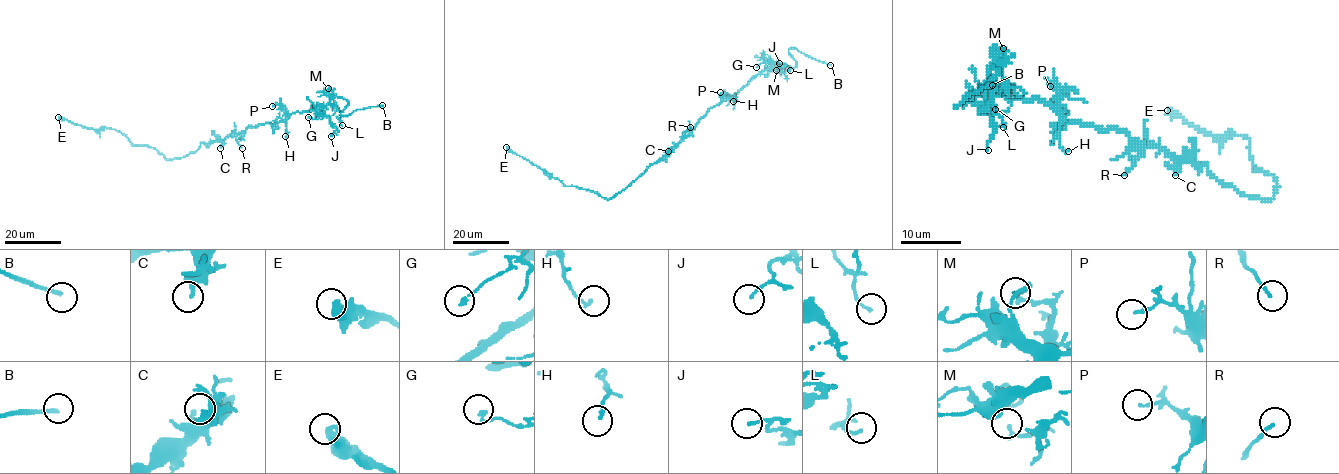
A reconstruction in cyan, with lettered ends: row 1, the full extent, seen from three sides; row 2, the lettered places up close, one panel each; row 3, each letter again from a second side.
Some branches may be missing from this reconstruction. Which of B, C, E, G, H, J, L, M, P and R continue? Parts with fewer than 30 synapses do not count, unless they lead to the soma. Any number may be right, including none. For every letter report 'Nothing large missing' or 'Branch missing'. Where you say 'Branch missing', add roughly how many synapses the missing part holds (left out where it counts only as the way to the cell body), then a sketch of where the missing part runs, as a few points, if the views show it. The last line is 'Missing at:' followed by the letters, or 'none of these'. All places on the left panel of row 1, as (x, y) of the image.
B: Branch missing
C: Nothing large missing
E: Nothing large missing
G: Nothing large missing
H: Nothing large missing
J: Nothing large missing
L: Nothing large missing
M: Nothing large missing
P: Nothing large missing
R: Nothing large missing
Missing at: B

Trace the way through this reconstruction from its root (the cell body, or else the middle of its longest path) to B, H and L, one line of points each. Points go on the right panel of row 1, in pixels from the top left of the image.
B: (1155, 147), (1066, 122), (1039, 100), (992, 92), (986, 77), (994, 67), (989, 80), (955, 106), (992, 85)
H: (1155, 147), (1133, 140), (1125, 133), (1066, 122), (1062, 118), (1059, 145), (1068, 151)
L: (1155, 147), (1115, 130), (1066, 122), (1039, 100), (1017, 100), (992, 92), (986, 83), (1003, 127)

